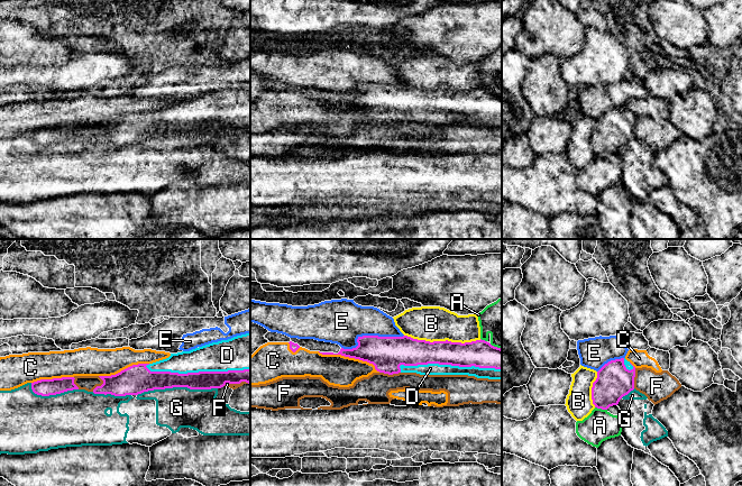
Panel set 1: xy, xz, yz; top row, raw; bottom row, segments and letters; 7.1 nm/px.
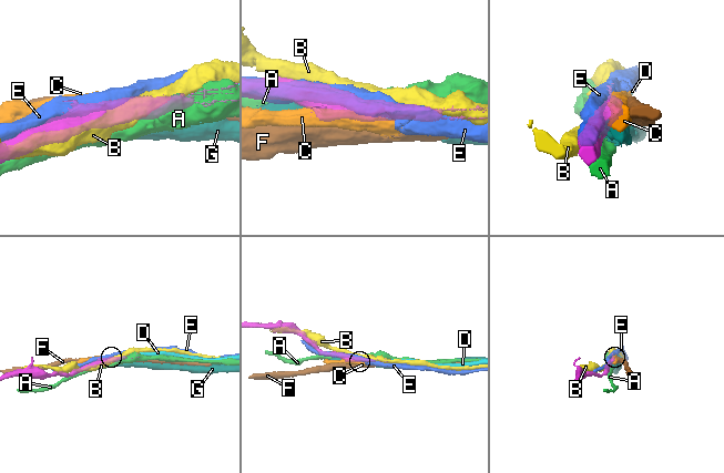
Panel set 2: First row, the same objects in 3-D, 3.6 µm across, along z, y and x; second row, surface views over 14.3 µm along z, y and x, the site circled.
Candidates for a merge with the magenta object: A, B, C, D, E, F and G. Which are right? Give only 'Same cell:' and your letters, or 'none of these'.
Same cell: D

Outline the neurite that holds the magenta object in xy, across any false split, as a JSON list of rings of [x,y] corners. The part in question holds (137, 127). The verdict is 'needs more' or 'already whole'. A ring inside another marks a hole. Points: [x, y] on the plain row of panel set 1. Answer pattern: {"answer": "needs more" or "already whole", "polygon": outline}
{"answer": "needs more", "polygon": [[[250,82],[212,91],[190,100],[171,102],[168,107],[153,112],[132,113],[116,123],[99,126],[103,132],[97,135],[93,141],[114,145],[138,144],[148,139],[173,136],[211,138],[221,137],[227,131],[250,132]]]}

